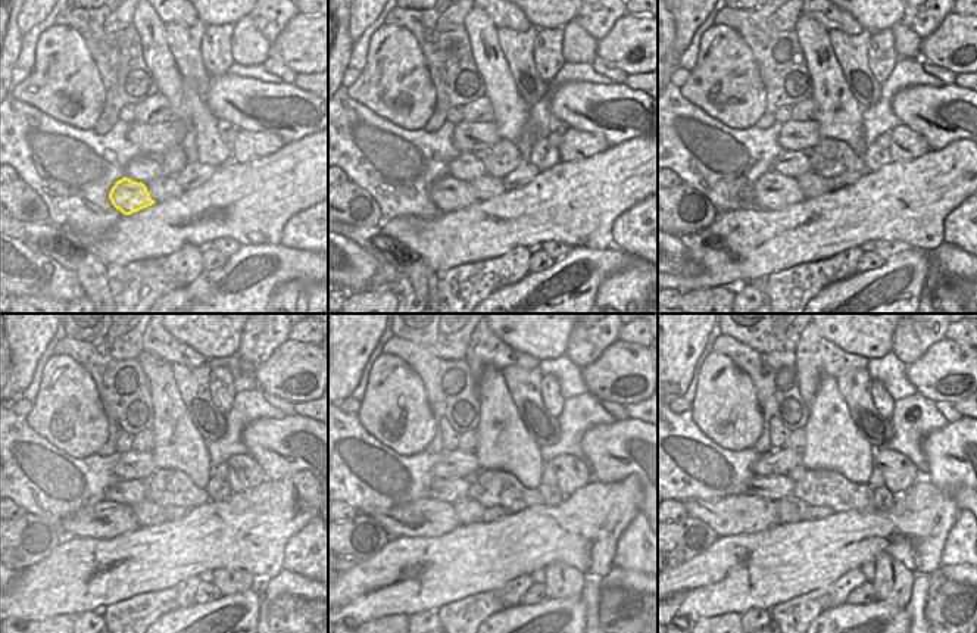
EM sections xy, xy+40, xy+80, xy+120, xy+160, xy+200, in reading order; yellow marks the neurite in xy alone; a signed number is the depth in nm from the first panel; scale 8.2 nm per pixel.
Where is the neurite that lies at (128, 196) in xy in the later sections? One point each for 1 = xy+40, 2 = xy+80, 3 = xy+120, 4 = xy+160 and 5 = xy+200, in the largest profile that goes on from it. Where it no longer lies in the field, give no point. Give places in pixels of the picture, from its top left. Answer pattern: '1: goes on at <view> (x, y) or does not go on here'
1: goes on at xy+40 (448, 193)
2: goes on at xy+80 (771, 192)
3: goes on at xy+120 (105, 520)
4: goes on at xy+160 (427, 517)
5: goes on at xy+200 (739, 514)

